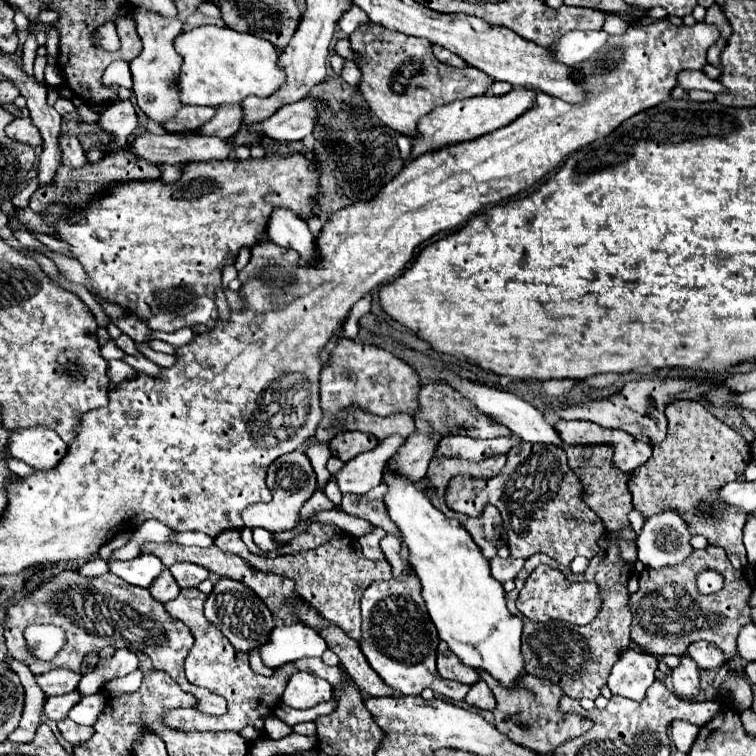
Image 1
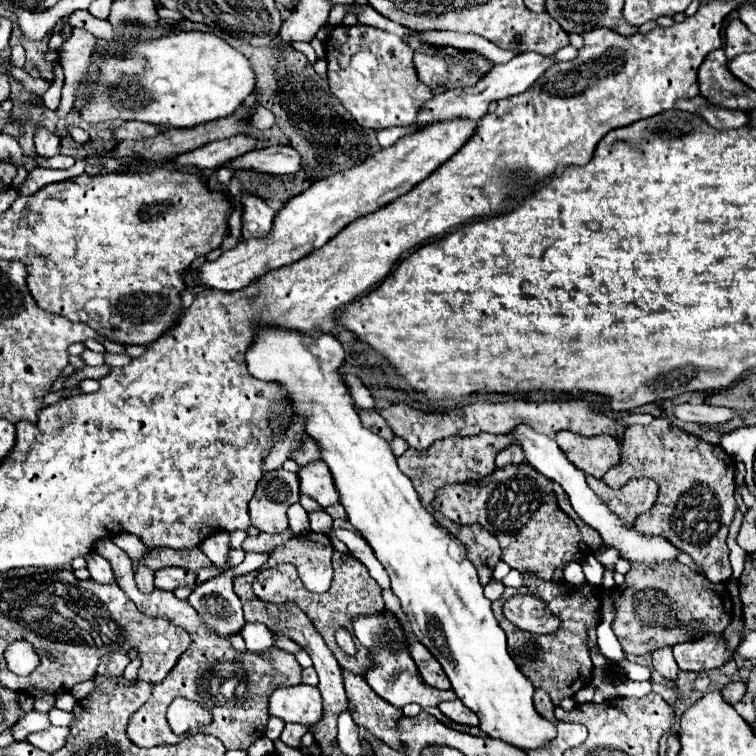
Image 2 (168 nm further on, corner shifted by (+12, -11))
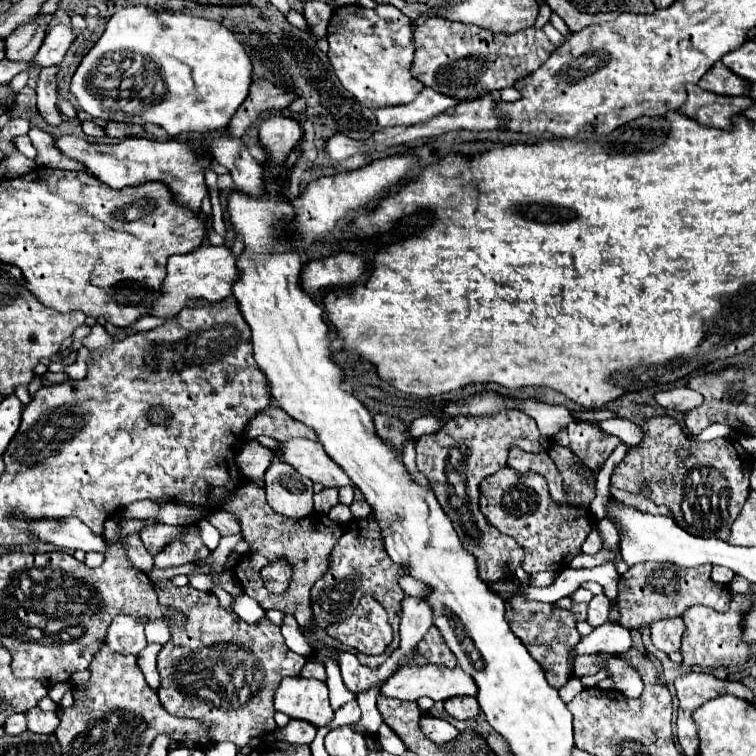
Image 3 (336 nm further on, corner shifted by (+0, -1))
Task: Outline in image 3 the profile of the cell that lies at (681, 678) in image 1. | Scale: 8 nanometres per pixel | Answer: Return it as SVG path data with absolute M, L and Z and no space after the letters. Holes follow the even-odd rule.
M664 618L656 620L650 626L652 632L652 644L662 650L664 654L672 654L680 650L680 640L684 634L684 622L682 618Z

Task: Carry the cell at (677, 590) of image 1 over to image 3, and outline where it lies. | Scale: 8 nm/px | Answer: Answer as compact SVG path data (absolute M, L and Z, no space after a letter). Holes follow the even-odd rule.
M642 562L632 566L620 578L618 606L622 614L624 628L640 628L642 624L652 624L654 620L682 616L688 606L702 604L712 606L716 612L726 612L730 606L728 586L716 584L710 580L710 564L698 568L680 568L680 566L660 566L658 562Z

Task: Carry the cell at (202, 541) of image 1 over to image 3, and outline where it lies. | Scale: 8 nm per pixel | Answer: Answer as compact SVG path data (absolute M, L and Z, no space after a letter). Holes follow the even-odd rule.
M40 518L40 522L28 522L28 530L36 534L42 542L54 544L62 550L98 550L104 552L106 544L98 534L92 534L92 530L80 522L78 518Z

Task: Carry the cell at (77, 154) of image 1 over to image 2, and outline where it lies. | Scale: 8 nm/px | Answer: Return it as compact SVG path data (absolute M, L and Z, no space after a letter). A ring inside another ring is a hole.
M36 130L34 144L36 144L36 152L40 156L44 156L44 158L50 158L50 156L60 154L60 138L54 132Z

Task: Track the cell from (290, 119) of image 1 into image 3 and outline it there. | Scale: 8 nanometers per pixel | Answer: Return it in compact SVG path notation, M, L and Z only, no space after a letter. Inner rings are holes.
M60 136L54 138L54 146L64 152L68 158L78 160L84 168L100 178L104 184L120 190L126 186L138 186L144 182L162 182L170 188L172 202L184 206L192 212L200 210L200 202L206 196L208 188L204 184L204 170L210 168L212 160L198 160L194 144L182 144L176 140L168 142L152 142L146 138L126 138L118 144L92 144L76 136Z

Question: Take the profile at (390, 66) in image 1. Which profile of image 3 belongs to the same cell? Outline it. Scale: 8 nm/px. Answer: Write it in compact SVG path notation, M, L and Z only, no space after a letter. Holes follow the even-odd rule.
M358 4L354 6L340 6L334 10L330 24L328 24L328 58L332 62L334 74L342 82L342 86L354 94L354 98L366 106L366 108L382 108L382 106L396 106L396 104L408 104L412 102L418 92L424 88L412 74L410 64L414 58L414 46L412 46L412 20L404 16L394 6L376 6L372 10L362 8Z

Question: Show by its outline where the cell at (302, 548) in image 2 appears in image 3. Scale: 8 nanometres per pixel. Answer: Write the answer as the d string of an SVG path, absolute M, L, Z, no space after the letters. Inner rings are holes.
M244 482L224 506L220 506L224 512L236 514L240 526L242 526L242 538L248 542L250 550L244 554L238 564L232 568L236 574L236 580L240 582L242 590L252 596L262 608L274 608L280 612L288 612L296 618L296 622L302 628L312 626L312 610L310 610L310 588L312 584L328 570L328 556L342 536L342 526L332 522L326 514L312 512L300 520L286 518L278 512L274 512L264 496L264 488L256 486L256 482ZM286 560L292 566L292 578L290 578L290 588L284 594L272 594L266 590L260 570L266 564Z

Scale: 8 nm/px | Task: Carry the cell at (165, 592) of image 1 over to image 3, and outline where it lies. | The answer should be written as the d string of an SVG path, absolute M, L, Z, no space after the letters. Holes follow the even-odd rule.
M128 534L120 540L126 548L126 556L132 562L132 566L136 566L138 570L142 570L144 574L150 574L150 568L154 566L154 558L152 554L144 548L144 544L140 542L138 534Z

